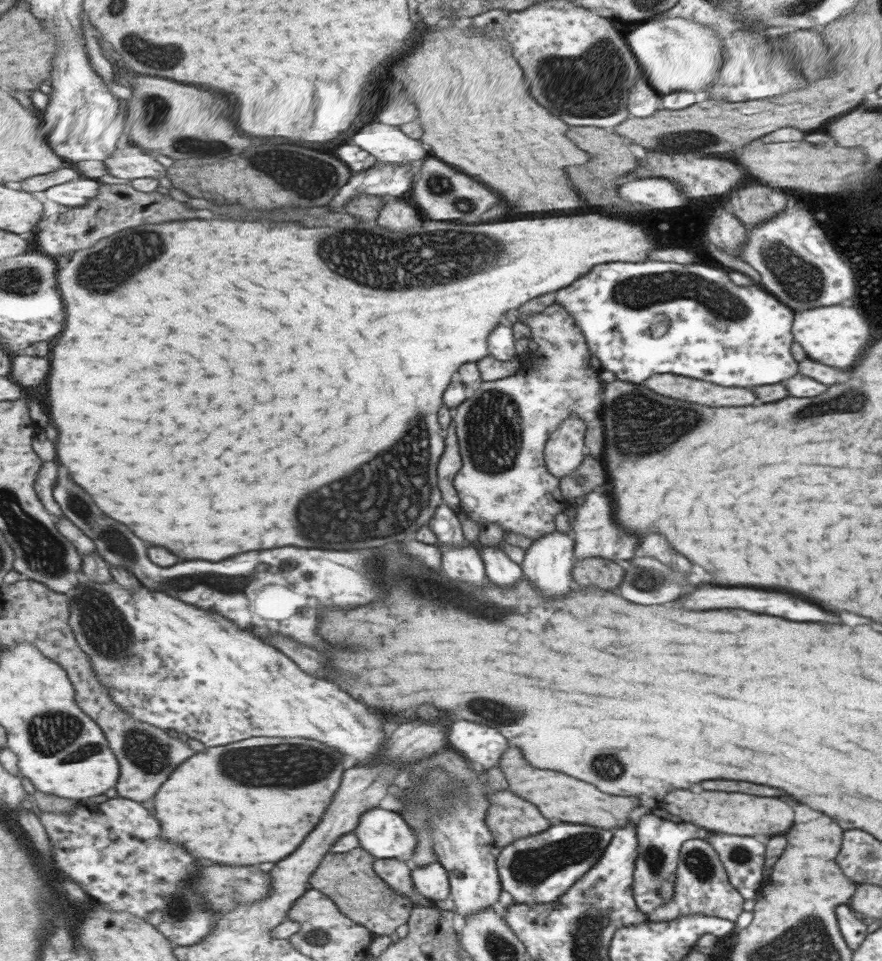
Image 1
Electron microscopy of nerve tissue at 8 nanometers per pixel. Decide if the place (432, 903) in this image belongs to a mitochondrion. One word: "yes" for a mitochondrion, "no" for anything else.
no

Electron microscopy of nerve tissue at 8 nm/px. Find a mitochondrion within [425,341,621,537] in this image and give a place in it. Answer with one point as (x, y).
(492, 430)

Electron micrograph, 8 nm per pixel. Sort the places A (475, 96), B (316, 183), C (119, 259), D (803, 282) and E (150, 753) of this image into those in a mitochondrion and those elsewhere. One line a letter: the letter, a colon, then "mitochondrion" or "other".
A: other
B: mitochondrion
C: mitochondrion
D: mitochondrion
E: mitochondrion

